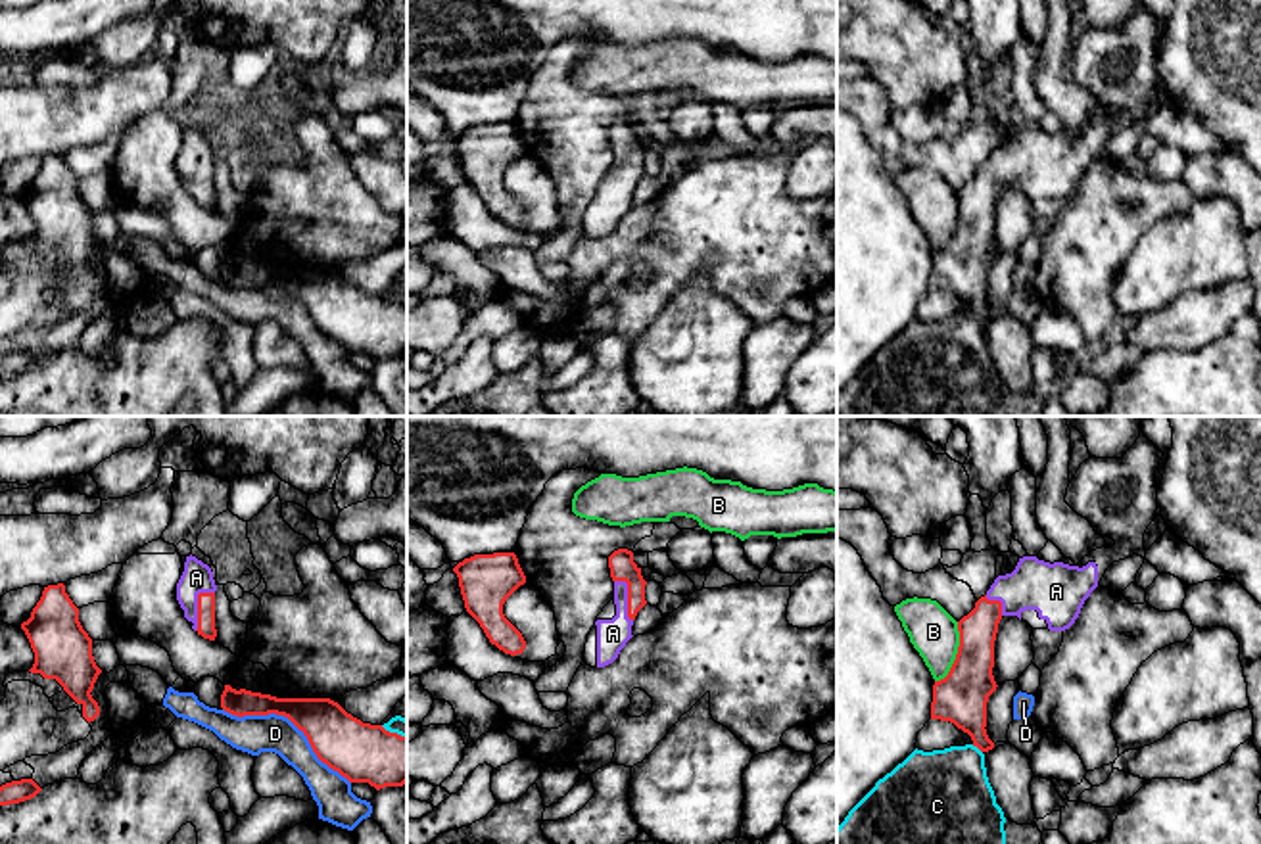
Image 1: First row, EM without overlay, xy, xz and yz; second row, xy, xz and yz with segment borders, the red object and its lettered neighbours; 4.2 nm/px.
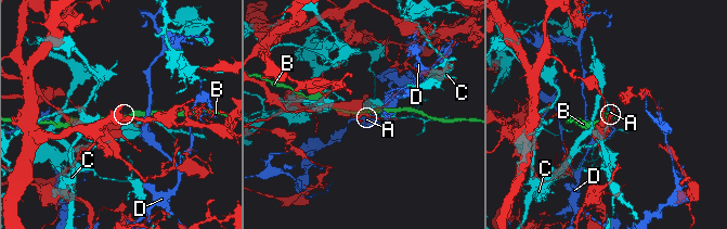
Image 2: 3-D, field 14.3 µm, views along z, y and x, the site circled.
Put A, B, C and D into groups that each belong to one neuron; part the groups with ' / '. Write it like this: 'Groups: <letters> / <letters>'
Groups: A / B / C / D

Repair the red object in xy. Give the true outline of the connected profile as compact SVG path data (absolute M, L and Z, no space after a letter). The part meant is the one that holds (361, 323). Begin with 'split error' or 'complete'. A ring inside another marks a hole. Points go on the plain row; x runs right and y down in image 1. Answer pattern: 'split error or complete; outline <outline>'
complete; outline M225 255L221 278L238 288L269 284L288 288L307 307L317 328L349 353L369 353L376 361L407 353L407 307L363 293L330 269L276 269Z

